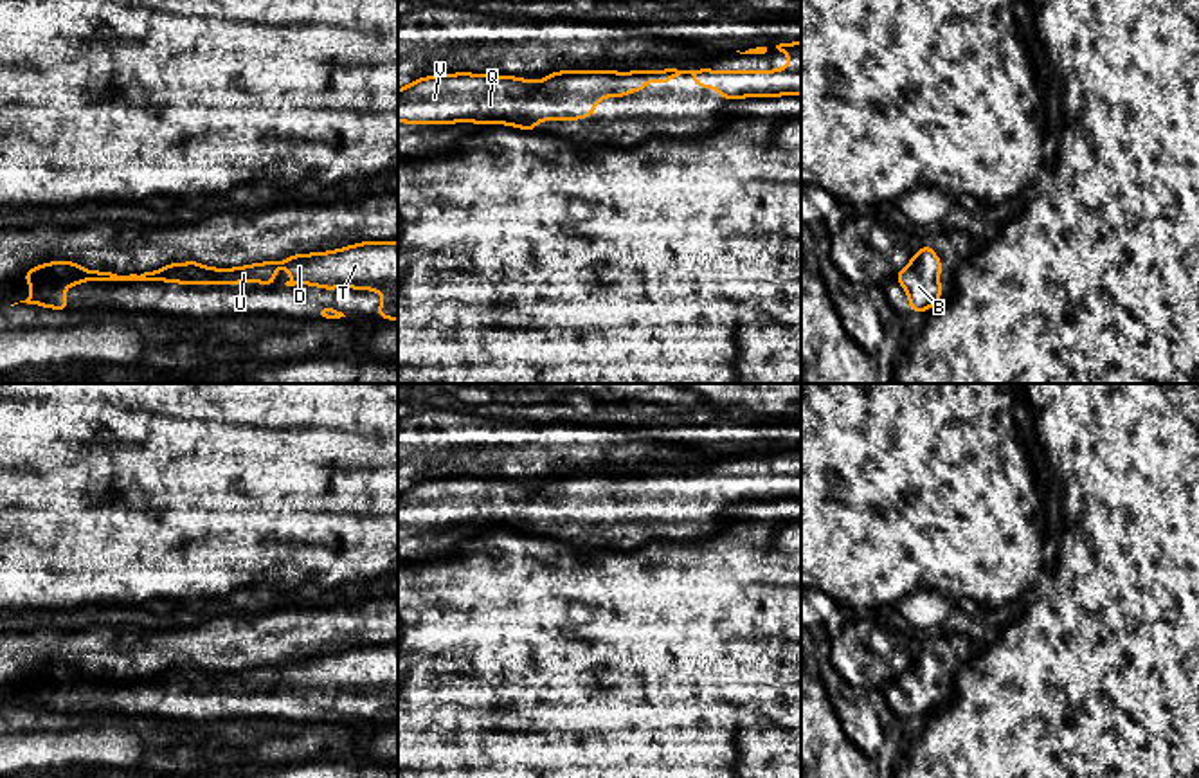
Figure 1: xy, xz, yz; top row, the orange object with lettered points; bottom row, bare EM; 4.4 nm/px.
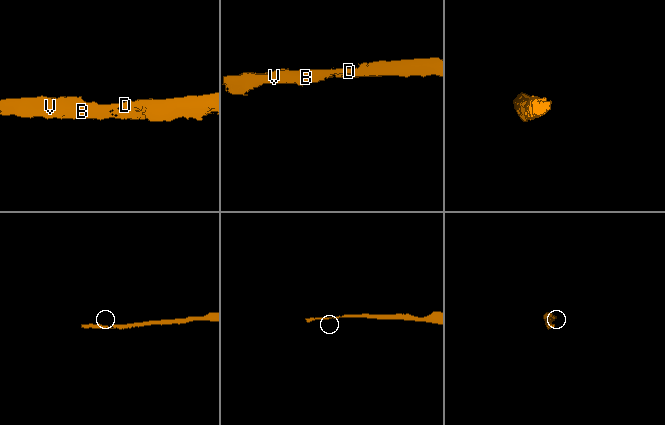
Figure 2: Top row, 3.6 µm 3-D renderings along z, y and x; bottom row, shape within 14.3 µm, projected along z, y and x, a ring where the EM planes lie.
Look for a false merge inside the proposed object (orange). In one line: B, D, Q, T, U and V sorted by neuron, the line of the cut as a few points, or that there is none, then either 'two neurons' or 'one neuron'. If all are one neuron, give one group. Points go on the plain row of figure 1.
groups B D Q T U V; cut none; one neuron

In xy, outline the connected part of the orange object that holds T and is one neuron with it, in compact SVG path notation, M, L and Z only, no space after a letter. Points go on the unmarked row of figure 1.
M360 645L338 654L293 657L283 665L265 665L236 672L212 672L198 665L169 666L140 679L117 679L106 674L85 674L74 665L49 665L20 679L32 697L20 706L68 715L63 692L85 684L164 684L180 688L239 688L245 684L274 690L274 677L284 670L292 683L286 690L311 688L326 693L374 693L383 699L378 713L387 724L398 724L398 645Z

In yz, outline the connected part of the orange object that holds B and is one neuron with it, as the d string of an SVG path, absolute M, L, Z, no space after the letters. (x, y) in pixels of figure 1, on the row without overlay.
M927 647L916 657L911 657L911 666L904 674L893 675L909 699L909 717L924 717L936 710L943 699L938 684L940 677L942 663Z

